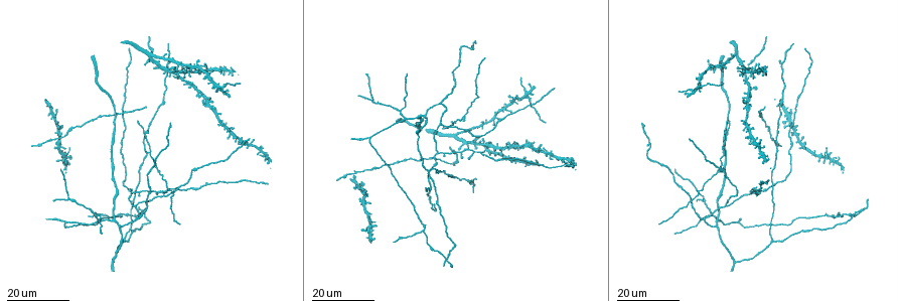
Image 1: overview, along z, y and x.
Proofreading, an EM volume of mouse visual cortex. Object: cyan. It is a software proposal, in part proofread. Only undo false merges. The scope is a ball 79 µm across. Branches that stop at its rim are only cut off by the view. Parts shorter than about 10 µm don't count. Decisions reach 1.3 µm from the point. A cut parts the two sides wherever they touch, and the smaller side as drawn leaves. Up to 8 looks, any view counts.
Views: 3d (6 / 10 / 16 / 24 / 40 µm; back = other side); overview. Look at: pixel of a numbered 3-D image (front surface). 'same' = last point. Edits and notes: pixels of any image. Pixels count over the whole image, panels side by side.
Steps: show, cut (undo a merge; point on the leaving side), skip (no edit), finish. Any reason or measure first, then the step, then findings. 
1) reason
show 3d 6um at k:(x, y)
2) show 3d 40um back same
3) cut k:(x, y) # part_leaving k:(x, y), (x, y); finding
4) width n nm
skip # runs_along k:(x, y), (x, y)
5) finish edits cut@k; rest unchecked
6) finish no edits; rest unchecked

three-way junction
show 3d 16um at 1:(439, 151)

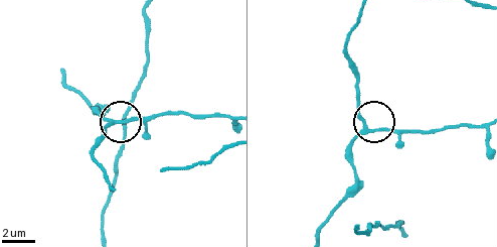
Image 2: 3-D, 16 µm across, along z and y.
zoom in
show 3d 10um at 2:(111, 120)

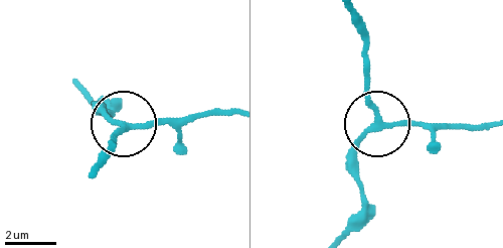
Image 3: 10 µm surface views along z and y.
width 190 nm
skip # continuous, no second neuron

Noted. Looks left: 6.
show 3d 16um at 1:(462, 178)

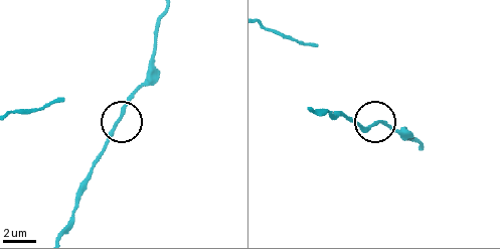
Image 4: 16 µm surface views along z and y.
show 3d 10um at 4:(119, 118)

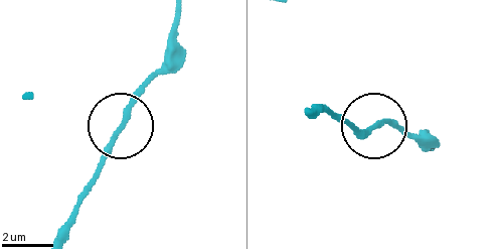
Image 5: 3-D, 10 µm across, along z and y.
side_arm 26 um
skip # all the same neuron

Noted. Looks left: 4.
show 3d 24um at 1:(463, 142)

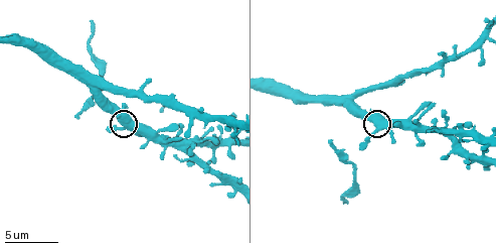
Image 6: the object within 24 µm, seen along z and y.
show 3d 6um at 6:(378, 129)

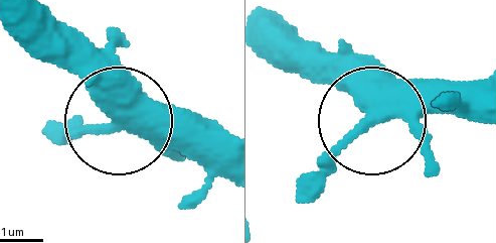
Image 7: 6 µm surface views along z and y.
skip # runs_along 7:(218, 175), (121, 125), (48, 129); one neuron here

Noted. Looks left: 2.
calibre changes
show 3d 16um at 1:(377, 103)

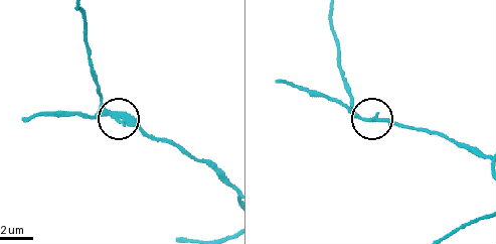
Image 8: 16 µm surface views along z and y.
show 3d 10um at 8:(364, 120)

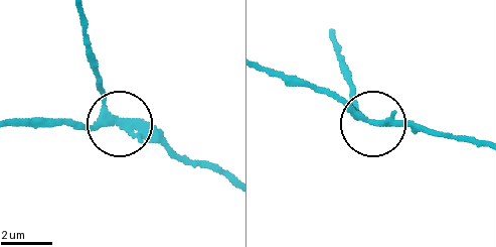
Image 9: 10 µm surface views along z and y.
width 240 nm
skip # runs_along 9:(482, 144), (404, 122), (365, 120), (341, 73); all the same neuron

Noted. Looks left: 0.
finish no edits; rest unchecked

